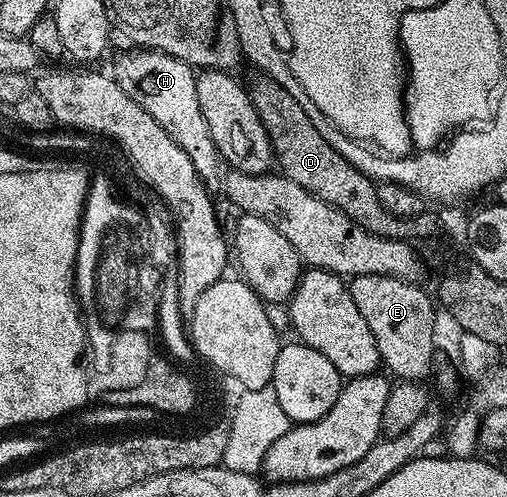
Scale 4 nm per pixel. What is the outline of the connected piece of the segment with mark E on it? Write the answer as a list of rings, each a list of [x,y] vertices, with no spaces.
[[[361,275],[350,278],[349,281],[353,303],[357,303],[357,311],[361,311],[365,323],[369,323],[369,331],[373,331],[382,368],[387,368],[386,372],[399,381],[423,383],[433,373],[431,360],[435,357],[437,305],[432,294],[430,297],[417,286],[418,284],[405,281],[401,277],[385,275]]]

